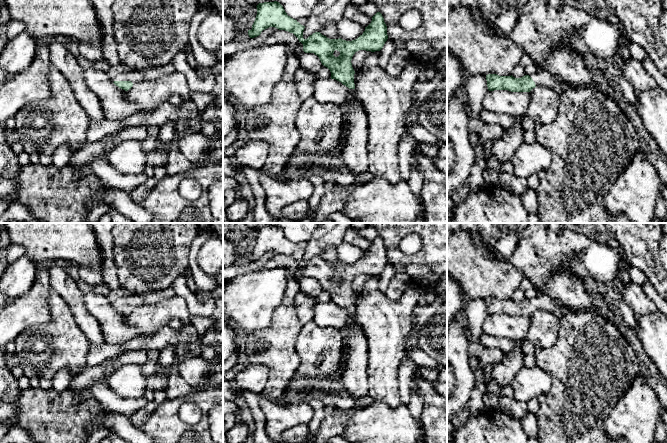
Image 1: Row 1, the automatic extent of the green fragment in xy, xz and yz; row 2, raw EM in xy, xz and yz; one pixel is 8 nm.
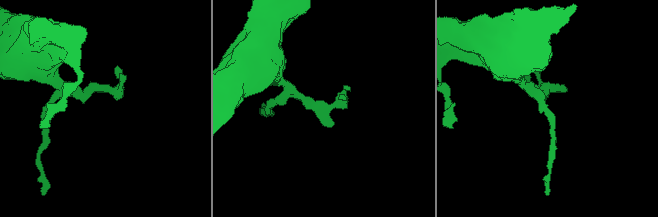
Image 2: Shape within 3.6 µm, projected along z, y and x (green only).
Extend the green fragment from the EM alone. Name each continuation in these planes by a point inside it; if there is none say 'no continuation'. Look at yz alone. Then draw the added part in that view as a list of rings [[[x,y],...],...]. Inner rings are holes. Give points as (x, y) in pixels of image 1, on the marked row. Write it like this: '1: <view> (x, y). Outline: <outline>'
1: yz (541, 78). Outline: [[[538,70],[536,73],[530,75],[536,86],[546,86],[556,92],[561,92],[567,89],[567,85],[559,83],[549,72]]]

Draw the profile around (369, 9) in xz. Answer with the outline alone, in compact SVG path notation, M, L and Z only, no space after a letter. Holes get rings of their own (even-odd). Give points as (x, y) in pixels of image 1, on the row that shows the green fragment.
M367 2L360 6L359 11L369 17L373 17L378 12L378 7L371 2Z

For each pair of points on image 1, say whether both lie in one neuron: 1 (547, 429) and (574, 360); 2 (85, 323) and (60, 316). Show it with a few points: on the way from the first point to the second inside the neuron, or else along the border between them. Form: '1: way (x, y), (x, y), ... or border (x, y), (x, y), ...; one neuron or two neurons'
1: way (562, 412), (574, 400), (574, 377); one neuron
2: border (64, 300), (75, 322), (88, 340); two neurons

